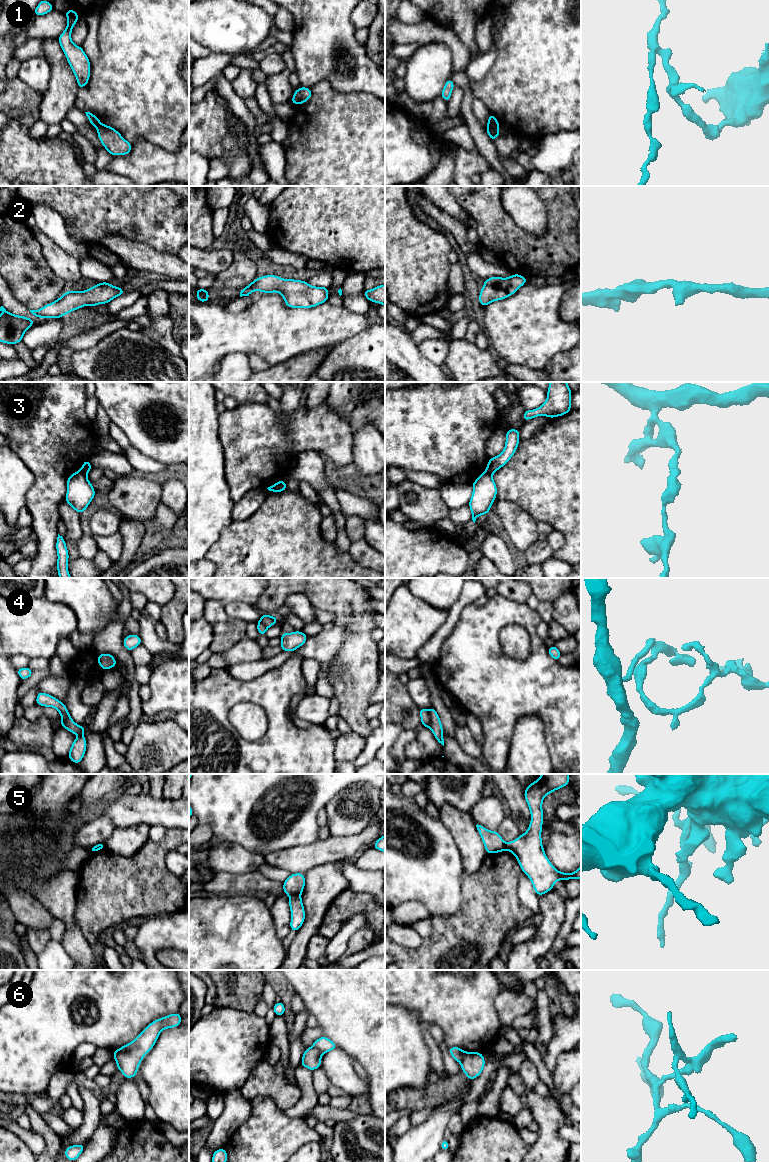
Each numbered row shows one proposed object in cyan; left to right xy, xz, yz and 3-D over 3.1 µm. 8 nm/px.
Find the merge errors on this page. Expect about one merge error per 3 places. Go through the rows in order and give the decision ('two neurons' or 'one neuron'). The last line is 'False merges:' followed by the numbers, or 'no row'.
1: two neurons
2: one neuron
3: two neurons
4: two neurons
5: two neurons
6: two neurons
False merges: 1, 3, 4, 5, 6

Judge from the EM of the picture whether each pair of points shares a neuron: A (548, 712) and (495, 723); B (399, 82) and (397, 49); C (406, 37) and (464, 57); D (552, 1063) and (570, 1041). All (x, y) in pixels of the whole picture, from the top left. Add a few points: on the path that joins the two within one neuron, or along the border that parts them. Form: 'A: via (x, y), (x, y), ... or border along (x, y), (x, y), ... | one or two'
A: via (535, 707), (511, 707), (508, 710) | one
B: border along (419, 46), (410, 56), (403, 60) | two
C: via (421, 35), (444, 35), (451, 42) | one
D: via (552, 1057), (564, 1044) | one

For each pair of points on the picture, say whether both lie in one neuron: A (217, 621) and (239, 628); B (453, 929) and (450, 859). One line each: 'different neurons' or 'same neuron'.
A: same neuron
B: different neurons

